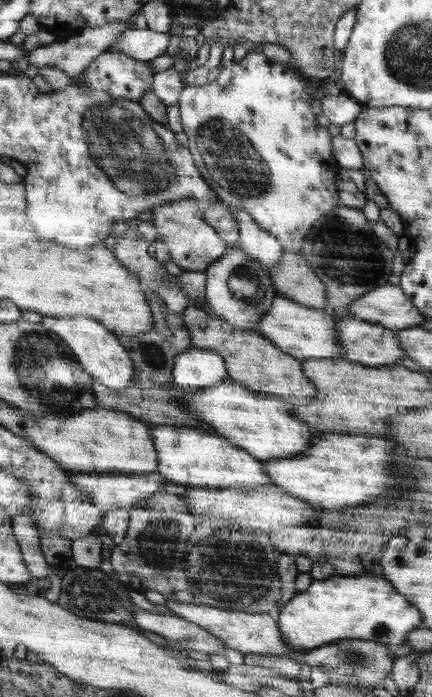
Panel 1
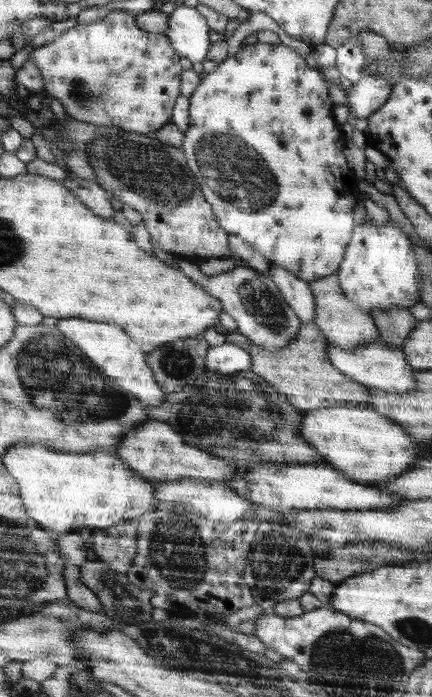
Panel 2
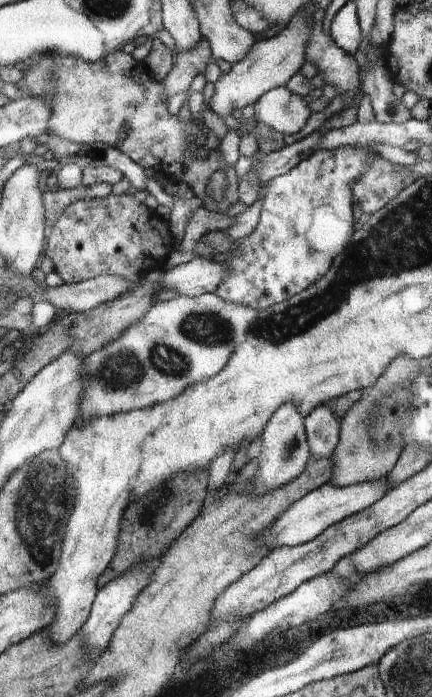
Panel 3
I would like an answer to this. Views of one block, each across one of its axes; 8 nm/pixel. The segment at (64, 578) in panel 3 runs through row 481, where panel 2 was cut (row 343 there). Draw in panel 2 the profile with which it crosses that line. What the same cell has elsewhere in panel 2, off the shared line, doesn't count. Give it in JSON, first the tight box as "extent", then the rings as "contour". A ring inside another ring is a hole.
{"extent":[60,318,167,406],"contour":[[[70,318],[60,322],[60,330],[66,336],[70,336],[94,364],[100,364],[103,372],[117,381],[126,392],[131,392],[142,402],[146,402],[146,405],[160,406],[164,402],[167,393],[164,392],[164,388],[160,388],[155,373],[146,364],[146,354],[130,340],[130,336],[120,326],[90,322],[84,318]]]}

